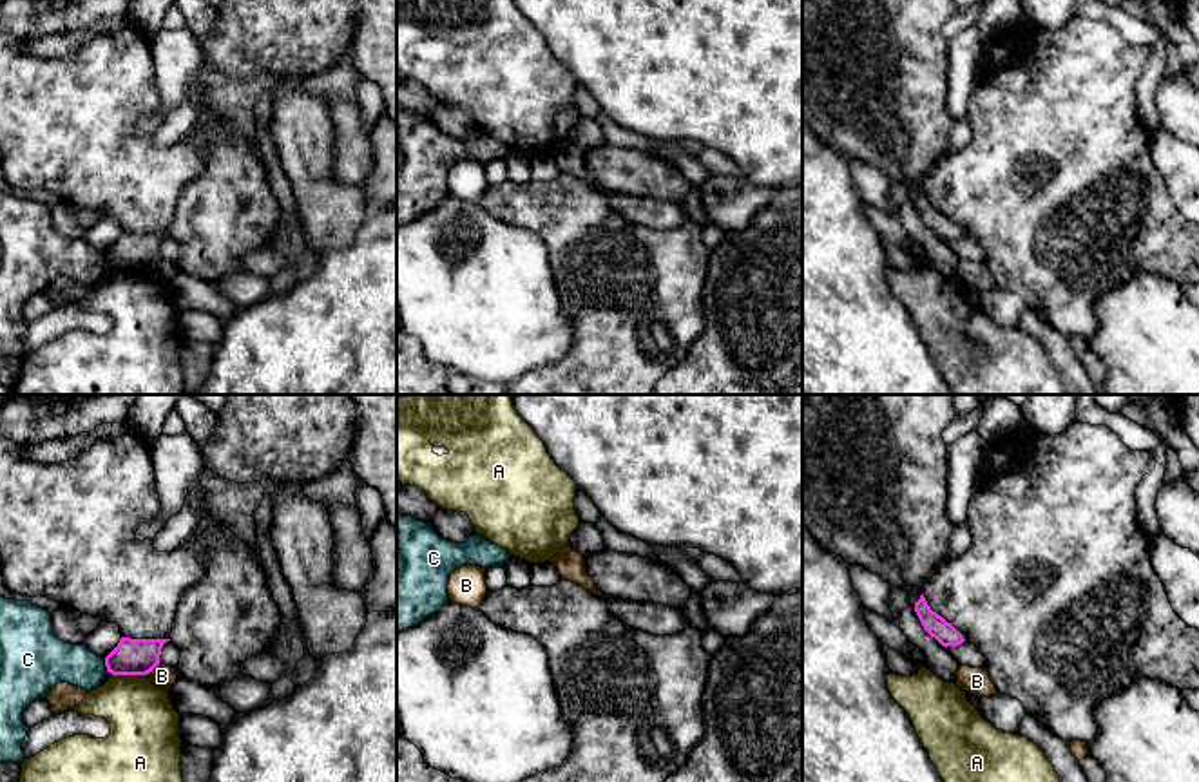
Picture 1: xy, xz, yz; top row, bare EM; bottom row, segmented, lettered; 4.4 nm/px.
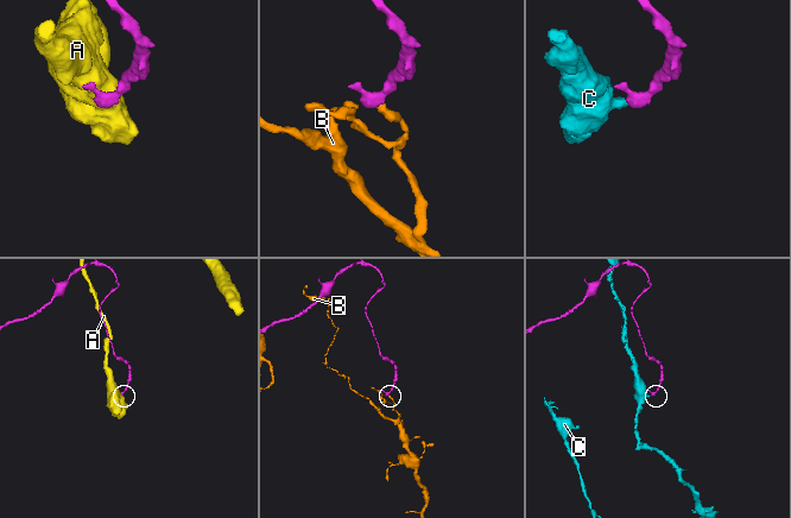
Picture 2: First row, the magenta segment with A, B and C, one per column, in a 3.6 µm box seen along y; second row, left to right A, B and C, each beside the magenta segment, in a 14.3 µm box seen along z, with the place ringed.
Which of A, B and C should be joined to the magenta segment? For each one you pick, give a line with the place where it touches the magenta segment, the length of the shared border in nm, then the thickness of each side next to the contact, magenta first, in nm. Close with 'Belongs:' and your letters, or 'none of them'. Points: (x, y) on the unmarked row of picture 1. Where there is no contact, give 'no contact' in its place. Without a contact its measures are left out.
Belongs: none of them

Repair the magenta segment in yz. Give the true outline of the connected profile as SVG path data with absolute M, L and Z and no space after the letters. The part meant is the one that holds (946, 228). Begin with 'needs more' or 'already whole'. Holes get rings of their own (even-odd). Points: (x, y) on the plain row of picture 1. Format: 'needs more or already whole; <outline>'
already whole; M924 188L915 197L915 206L924 224L931 232L935 232L942 241L958 241L965 235L964 230L951 217L947 217L942 210L931 205Z

